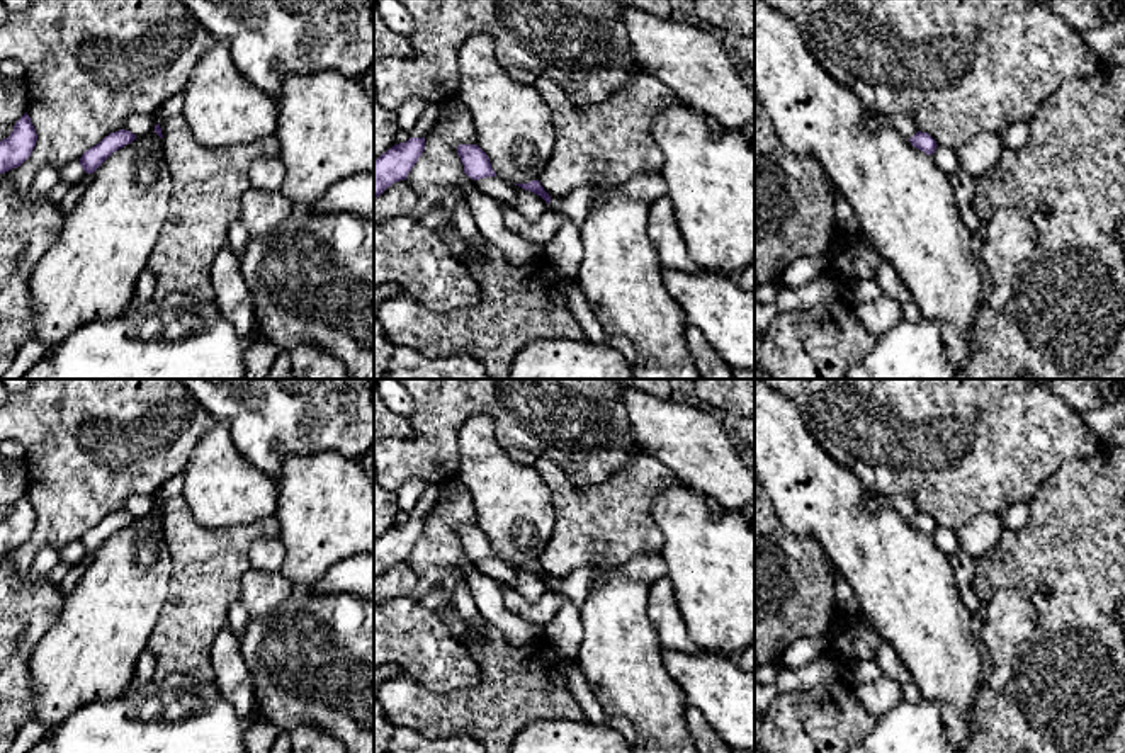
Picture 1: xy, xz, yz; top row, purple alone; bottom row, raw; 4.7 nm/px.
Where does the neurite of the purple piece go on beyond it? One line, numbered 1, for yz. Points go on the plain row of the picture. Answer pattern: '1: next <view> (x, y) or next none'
1: next none

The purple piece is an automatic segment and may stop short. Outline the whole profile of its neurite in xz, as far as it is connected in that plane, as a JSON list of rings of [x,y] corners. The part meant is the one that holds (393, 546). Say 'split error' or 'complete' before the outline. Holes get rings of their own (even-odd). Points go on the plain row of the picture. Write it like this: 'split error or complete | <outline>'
complete | [[[425,518],[394,525],[374,542],[374,580],[394,563],[406,561],[425,530]]]

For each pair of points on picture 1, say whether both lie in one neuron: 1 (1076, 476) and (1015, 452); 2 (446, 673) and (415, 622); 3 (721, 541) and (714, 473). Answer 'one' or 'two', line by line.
1: two
2: one
3: two

